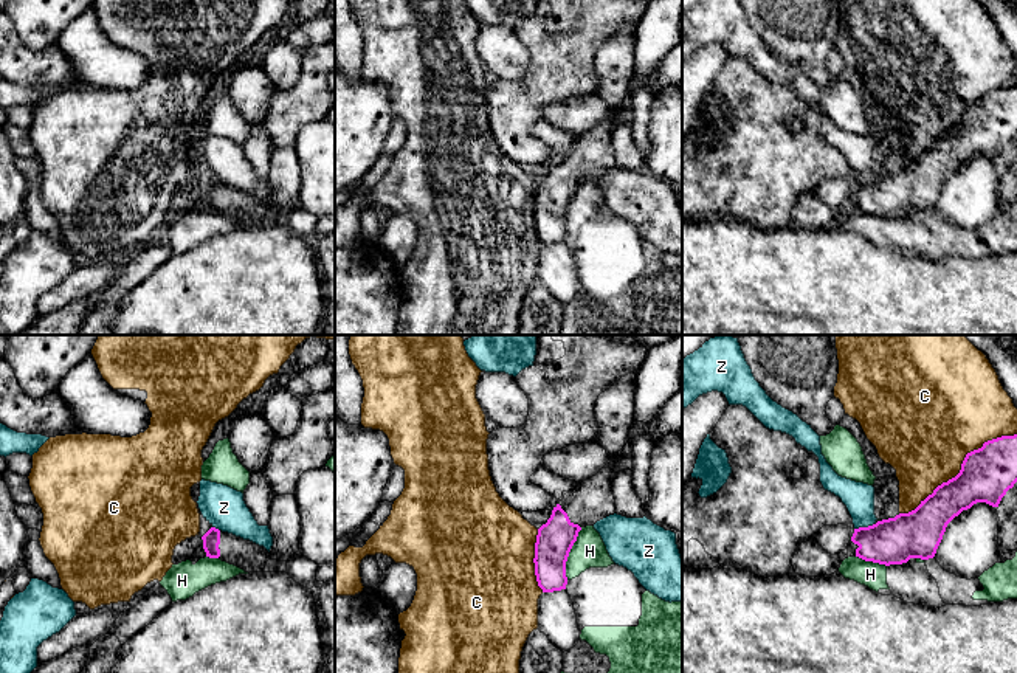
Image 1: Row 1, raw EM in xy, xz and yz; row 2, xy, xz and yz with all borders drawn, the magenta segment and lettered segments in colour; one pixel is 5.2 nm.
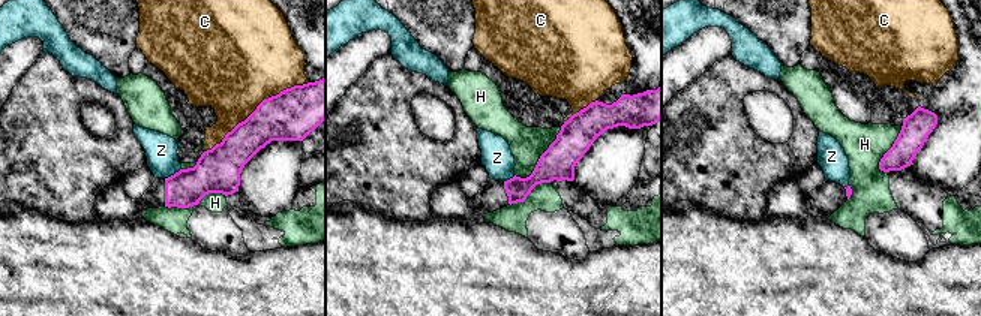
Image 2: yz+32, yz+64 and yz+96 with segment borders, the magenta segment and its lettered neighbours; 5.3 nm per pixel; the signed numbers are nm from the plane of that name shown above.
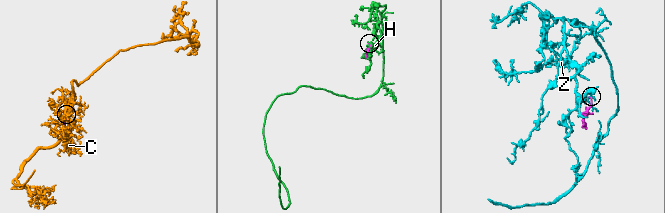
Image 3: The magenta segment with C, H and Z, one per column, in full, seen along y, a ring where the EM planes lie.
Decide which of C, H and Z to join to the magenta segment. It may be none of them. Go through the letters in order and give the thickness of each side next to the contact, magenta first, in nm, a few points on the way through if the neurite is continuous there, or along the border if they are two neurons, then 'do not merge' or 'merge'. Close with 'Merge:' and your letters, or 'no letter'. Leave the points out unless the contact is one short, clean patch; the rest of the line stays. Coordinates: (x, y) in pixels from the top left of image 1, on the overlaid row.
C: calibres 280 and 460 nm; do not merge
H: calibres 190 and 170 nm; do not merge
Z: calibres 240 and 160 nm; border yz (873, 523), (854, 529); do not merge
Merge: no letter

